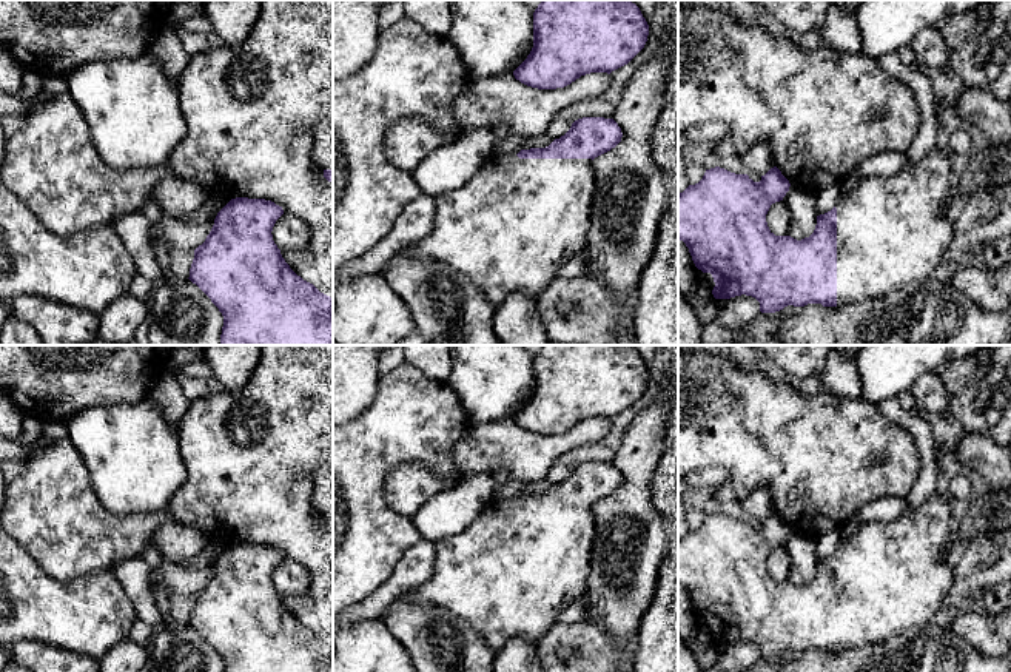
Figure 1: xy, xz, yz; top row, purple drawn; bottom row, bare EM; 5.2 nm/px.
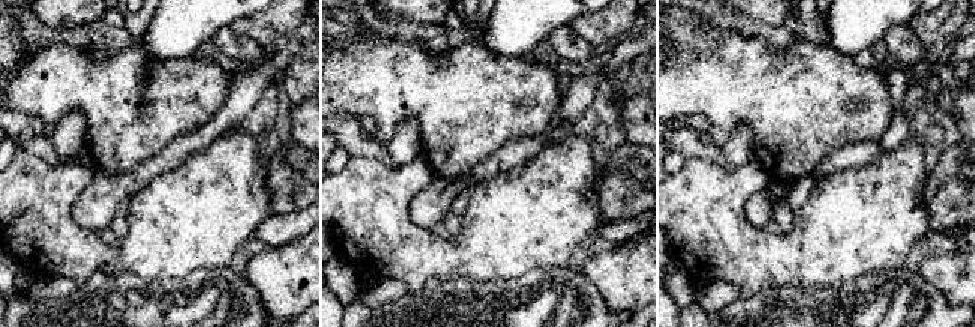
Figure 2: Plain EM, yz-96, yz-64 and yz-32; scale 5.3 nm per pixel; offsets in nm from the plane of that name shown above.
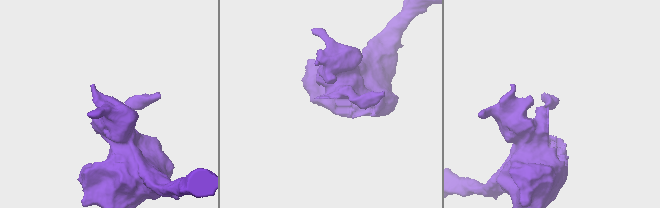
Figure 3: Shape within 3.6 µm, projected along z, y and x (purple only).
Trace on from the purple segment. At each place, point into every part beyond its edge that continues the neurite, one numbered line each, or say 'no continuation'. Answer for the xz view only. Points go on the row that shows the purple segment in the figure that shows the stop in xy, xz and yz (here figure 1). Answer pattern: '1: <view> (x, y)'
1: xz (510, 228)

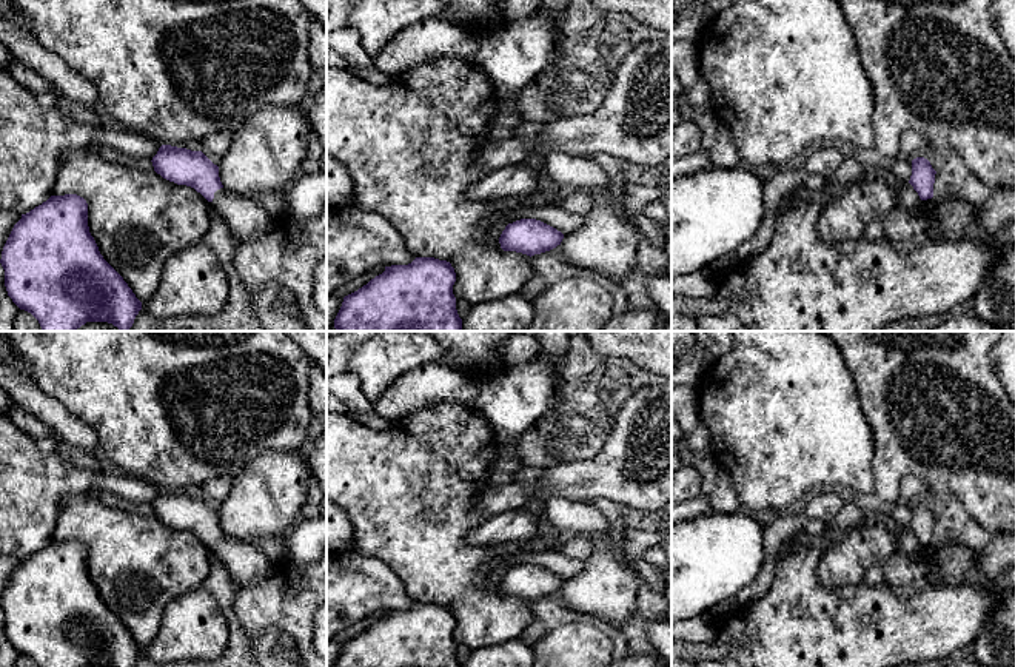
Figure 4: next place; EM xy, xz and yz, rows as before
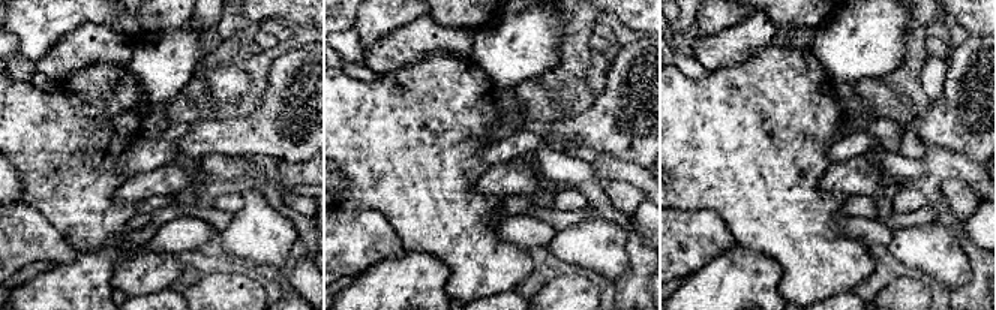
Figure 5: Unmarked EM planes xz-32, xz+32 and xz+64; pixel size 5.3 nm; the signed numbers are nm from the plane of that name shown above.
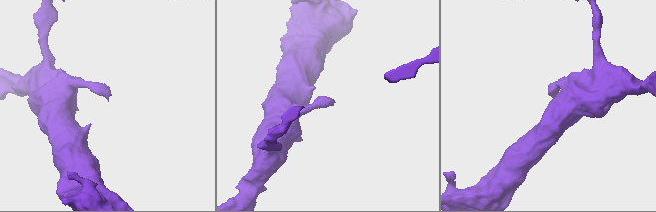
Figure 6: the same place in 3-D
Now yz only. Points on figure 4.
no continuation

